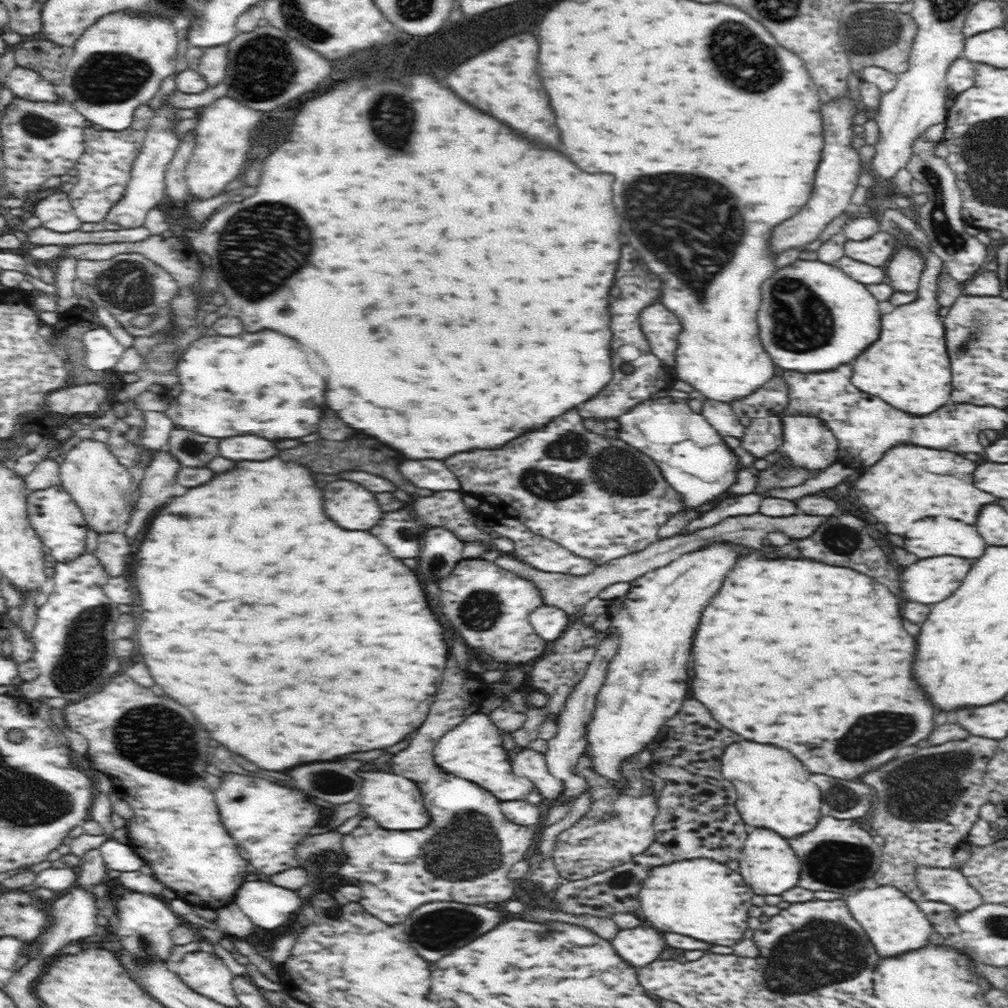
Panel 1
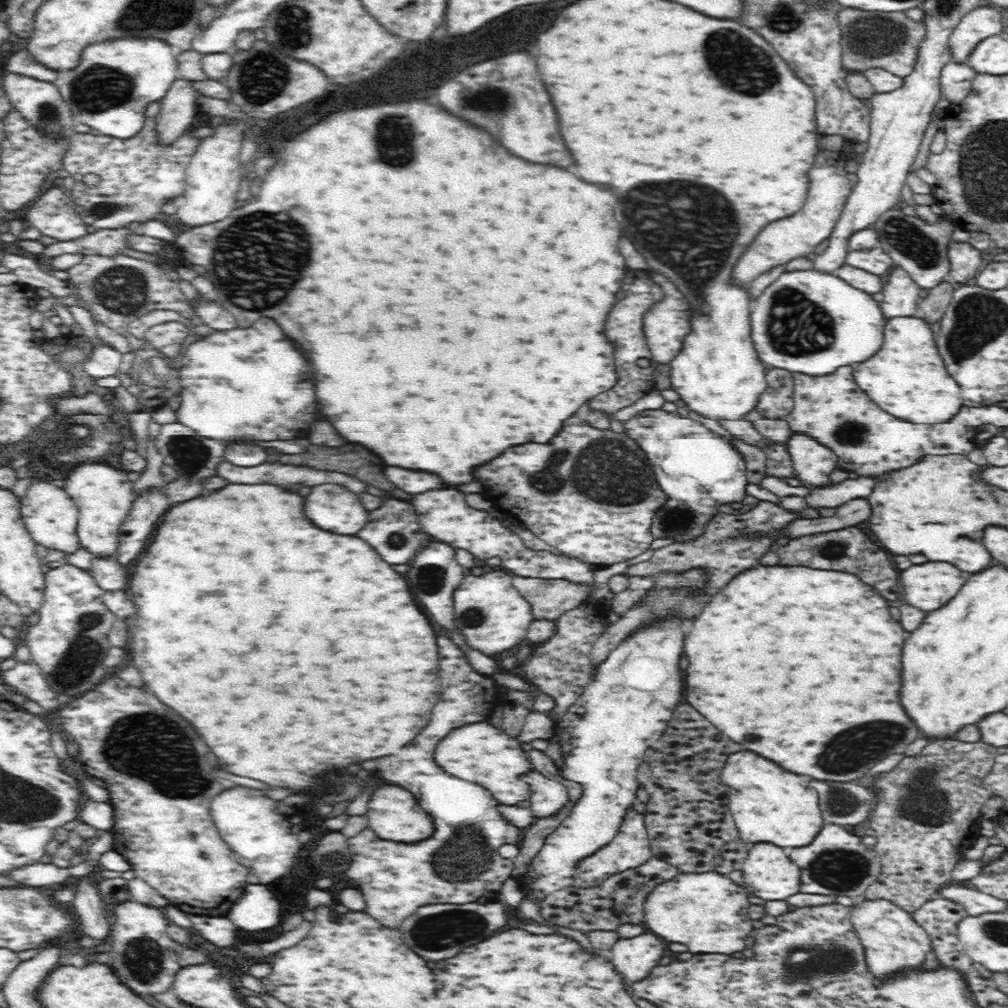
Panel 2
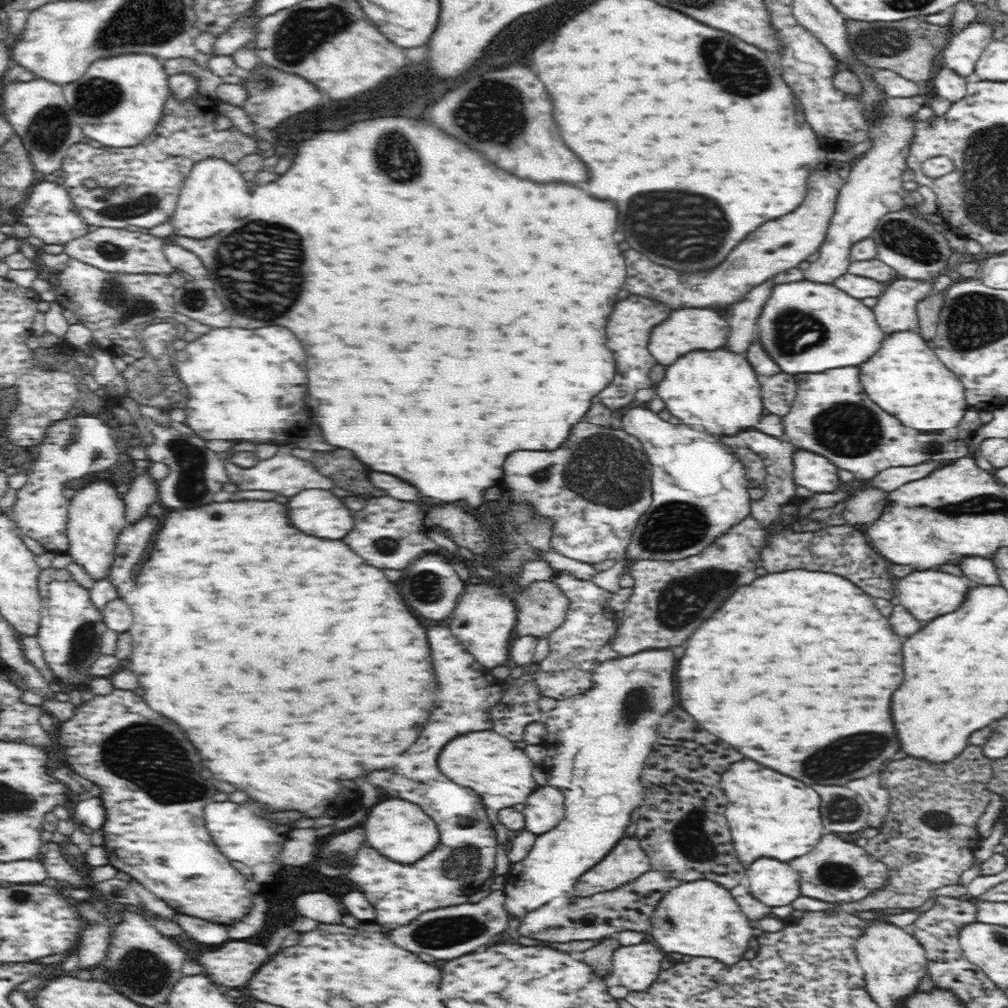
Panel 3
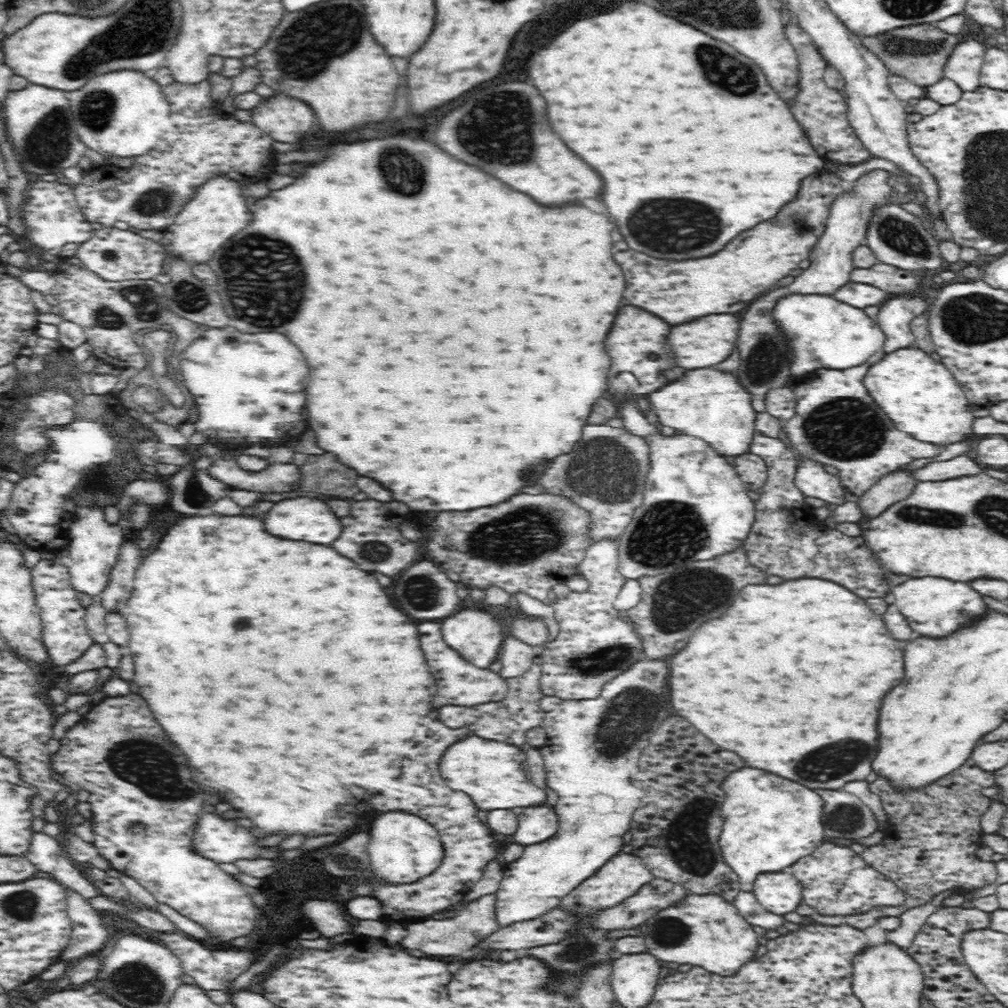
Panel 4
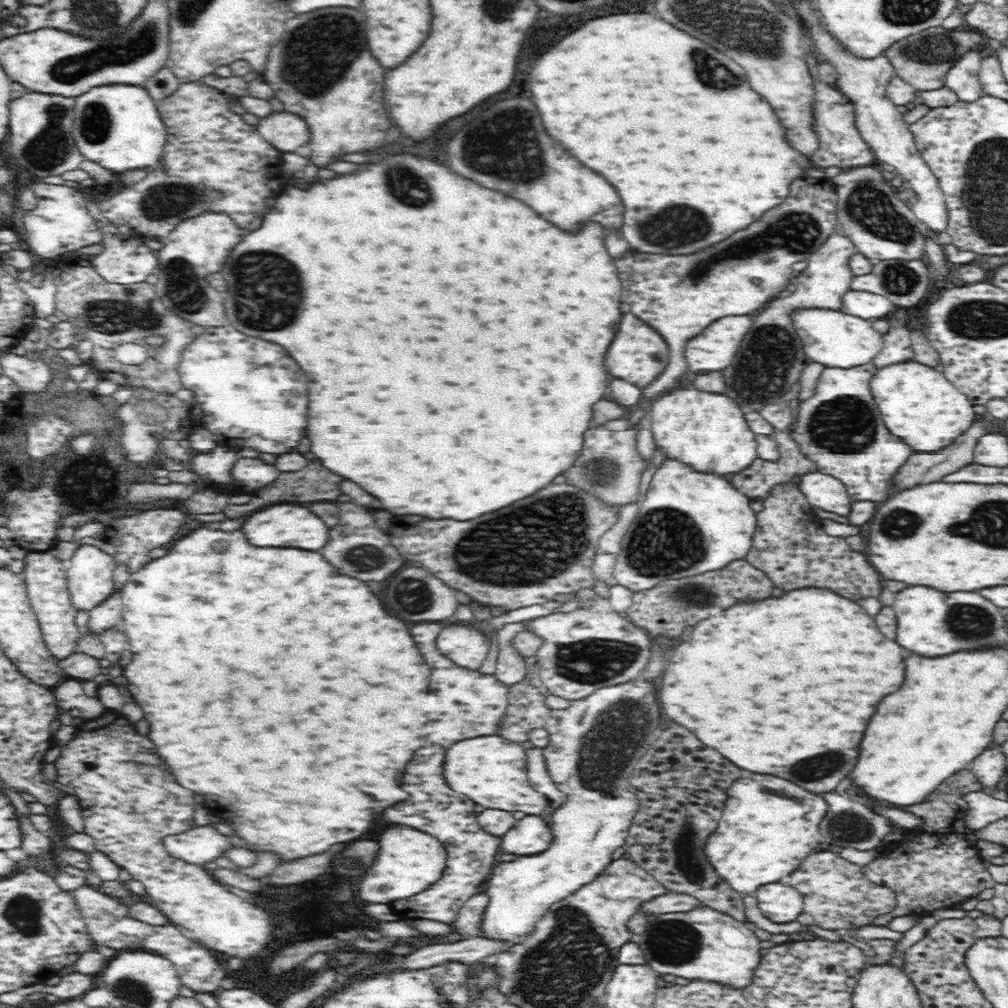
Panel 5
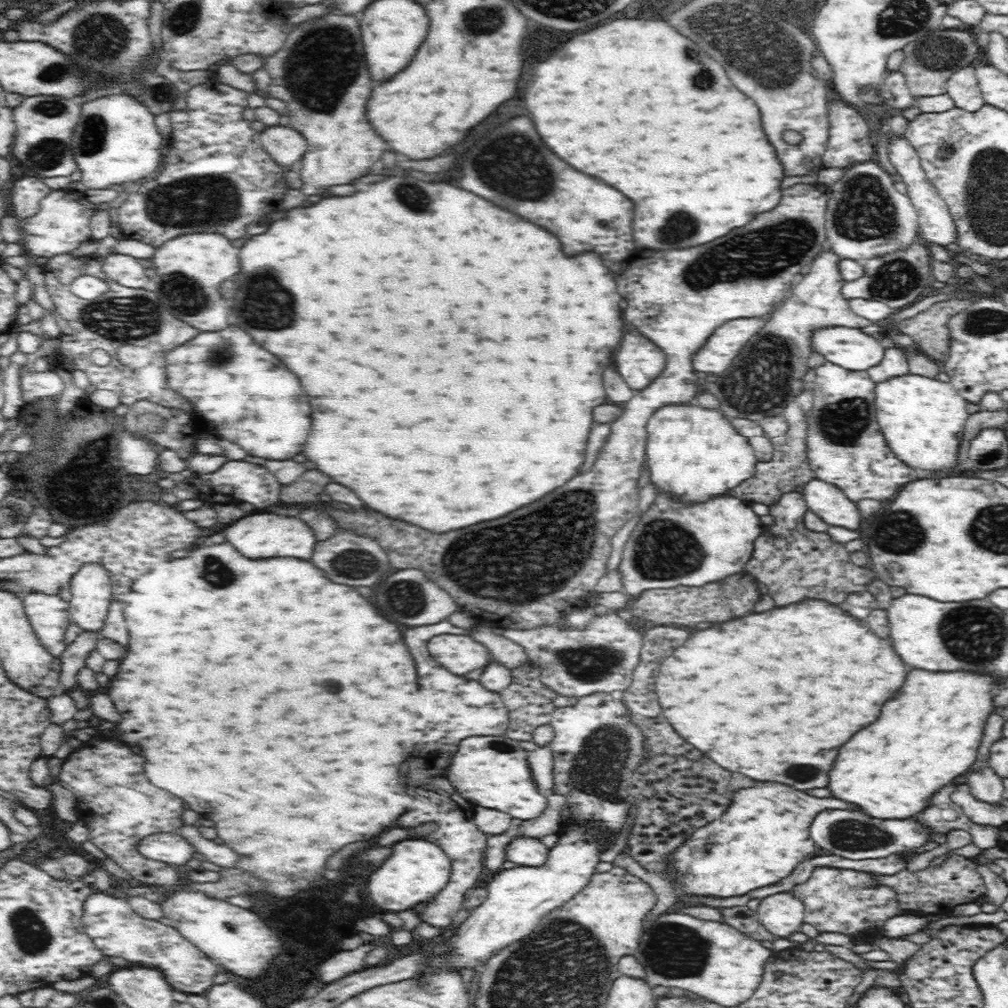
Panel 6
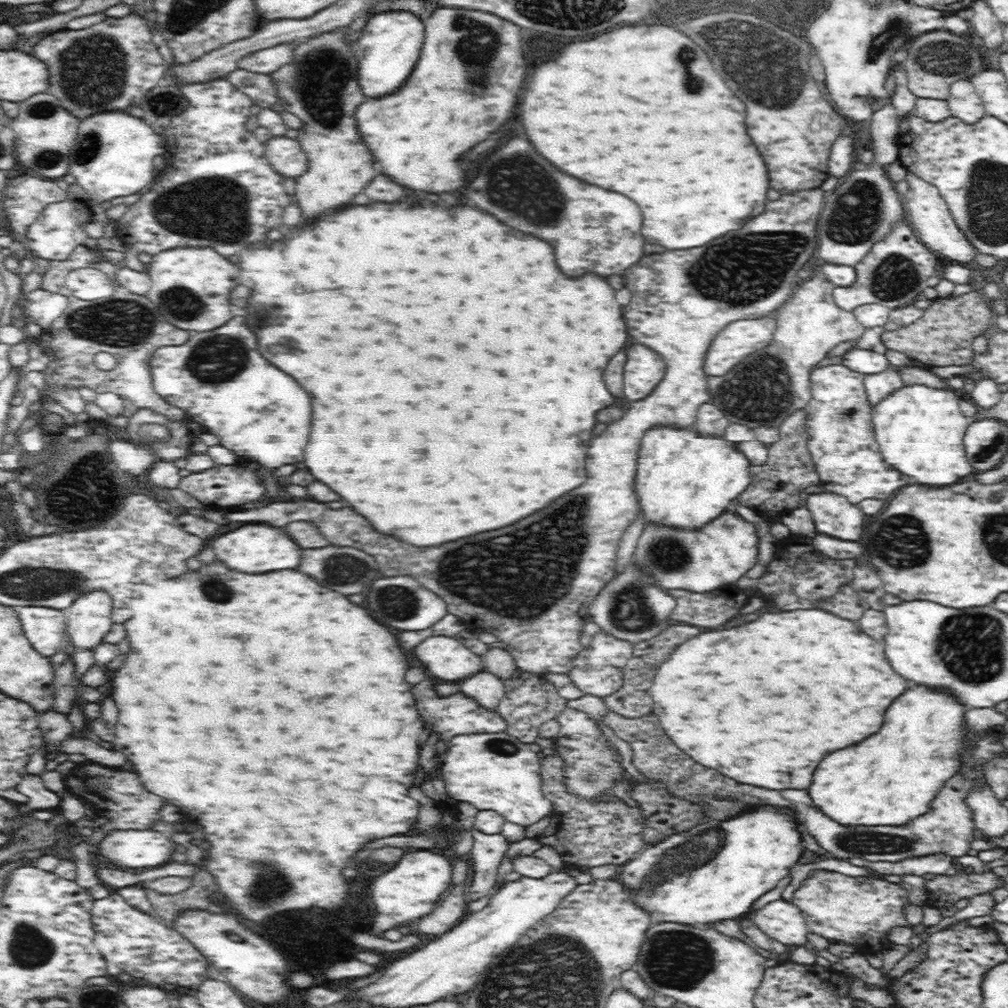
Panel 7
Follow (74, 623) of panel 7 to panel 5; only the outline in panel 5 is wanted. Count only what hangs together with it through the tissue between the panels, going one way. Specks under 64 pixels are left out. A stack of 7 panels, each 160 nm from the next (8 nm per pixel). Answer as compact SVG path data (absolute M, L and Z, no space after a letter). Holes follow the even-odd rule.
M91 540L78 542L78 548L74 550L74 554L70 558L70 568L66 570L67 589L74 608L92 610L94 606L105 601L115 588L113 577L115 568L114 558L110 556L109 551L104 550L104 547Z

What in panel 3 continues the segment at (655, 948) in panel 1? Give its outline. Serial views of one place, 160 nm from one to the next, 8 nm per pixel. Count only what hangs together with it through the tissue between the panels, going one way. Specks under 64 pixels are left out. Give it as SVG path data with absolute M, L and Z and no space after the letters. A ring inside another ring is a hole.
M650 942L620 945L614 951L611 970L630 992L642 993L656 980L661 970L660 964L666 957L662 950Z

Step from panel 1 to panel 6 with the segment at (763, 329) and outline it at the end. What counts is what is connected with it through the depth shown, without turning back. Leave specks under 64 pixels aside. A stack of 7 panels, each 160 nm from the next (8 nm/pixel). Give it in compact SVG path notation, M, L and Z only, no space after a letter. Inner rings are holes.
M844 326L816 330L812 334L812 349L825 361L854 371L867 371L880 364L885 352L877 335Z

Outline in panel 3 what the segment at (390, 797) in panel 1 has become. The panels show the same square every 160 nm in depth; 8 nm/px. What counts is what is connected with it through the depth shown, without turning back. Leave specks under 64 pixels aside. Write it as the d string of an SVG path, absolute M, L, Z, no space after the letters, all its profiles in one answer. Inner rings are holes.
M386 798L376 806L372 806L364 828L368 840L366 844L376 848L386 858L402 864L412 864L418 858L425 857L426 854L433 852L434 846L440 842L440 833L434 820L426 816L426 813L416 804L406 802L402 798Z

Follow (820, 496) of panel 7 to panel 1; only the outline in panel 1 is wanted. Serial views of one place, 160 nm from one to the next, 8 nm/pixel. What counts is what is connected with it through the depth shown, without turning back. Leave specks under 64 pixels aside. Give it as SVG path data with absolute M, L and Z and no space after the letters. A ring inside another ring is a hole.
M780 415L782 421L781 452L792 464L811 472L826 469L838 461L839 444L834 433L819 418L796 418Z

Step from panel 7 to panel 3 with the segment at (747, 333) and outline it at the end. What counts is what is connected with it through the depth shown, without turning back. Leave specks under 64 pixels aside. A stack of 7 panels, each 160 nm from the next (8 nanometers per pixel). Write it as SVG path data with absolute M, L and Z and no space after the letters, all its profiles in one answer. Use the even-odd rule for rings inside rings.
M672 310L665 322L658 325L658 330L653 330L650 336L650 354L660 364L672 365L678 357L696 352L698 349L713 350L720 349L726 345L730 328L723 313L714 310Z

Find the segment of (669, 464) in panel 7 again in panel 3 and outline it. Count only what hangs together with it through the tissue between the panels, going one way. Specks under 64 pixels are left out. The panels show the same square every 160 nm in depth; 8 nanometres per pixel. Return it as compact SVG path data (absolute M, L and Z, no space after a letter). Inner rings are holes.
M727 342L720 349L712 352L698 349L696 352L685 354L684 357L678 357L672 365L667 366L664 379L655 387L657 388L656 396L664 400L665 407L670 410L672 416L680 418L684 425L698 426L702 428L702 431L712 434L734 436L752 429L762 417L760 414L764 410L757 372L744 353L734 352Z

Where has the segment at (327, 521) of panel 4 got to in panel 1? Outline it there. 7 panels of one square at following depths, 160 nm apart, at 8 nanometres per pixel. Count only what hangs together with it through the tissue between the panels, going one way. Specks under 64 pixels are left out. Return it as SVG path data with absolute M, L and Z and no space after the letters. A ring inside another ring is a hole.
M351 480L330 481L324 486L324 508L346 530L370 530L382 518L376 496Z

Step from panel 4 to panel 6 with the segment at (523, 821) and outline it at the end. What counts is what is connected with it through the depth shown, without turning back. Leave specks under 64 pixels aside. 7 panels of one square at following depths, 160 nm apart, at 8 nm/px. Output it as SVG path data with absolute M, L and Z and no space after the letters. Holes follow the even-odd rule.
M518 834L510 840L510 844L506 844L505 853L507 860L518 866L542 867L549 855L549 848L540 838Z

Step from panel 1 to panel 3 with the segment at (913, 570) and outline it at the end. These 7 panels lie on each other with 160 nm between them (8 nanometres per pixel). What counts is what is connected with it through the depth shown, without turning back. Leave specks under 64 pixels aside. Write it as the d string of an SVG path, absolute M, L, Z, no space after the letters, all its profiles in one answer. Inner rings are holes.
M928 568L928 570L916 569L900 578L898 582L895 580L894 583L896 596L900 598L900 605L904 606L920 623L932 621L942 614L952 613L962 605L969 587L975 584L966 576L954 575L932 568Z

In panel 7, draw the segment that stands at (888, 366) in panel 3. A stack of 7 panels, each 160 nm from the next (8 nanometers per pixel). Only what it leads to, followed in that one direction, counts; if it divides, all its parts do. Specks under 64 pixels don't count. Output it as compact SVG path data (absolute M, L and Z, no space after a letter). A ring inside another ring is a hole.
M922 384L904 386L873 407L875 439L884 460L910 477L914 484L950 486L973 472L962 436L968 418L960 409L960 397L954 391Z

